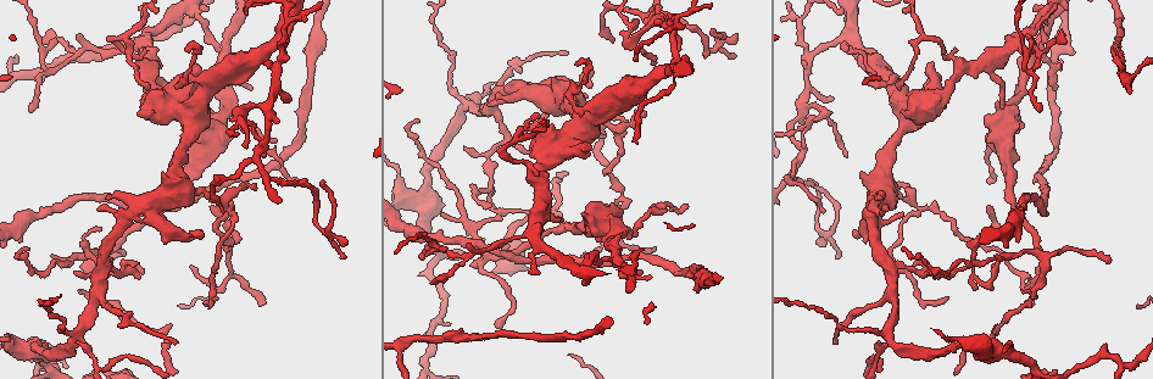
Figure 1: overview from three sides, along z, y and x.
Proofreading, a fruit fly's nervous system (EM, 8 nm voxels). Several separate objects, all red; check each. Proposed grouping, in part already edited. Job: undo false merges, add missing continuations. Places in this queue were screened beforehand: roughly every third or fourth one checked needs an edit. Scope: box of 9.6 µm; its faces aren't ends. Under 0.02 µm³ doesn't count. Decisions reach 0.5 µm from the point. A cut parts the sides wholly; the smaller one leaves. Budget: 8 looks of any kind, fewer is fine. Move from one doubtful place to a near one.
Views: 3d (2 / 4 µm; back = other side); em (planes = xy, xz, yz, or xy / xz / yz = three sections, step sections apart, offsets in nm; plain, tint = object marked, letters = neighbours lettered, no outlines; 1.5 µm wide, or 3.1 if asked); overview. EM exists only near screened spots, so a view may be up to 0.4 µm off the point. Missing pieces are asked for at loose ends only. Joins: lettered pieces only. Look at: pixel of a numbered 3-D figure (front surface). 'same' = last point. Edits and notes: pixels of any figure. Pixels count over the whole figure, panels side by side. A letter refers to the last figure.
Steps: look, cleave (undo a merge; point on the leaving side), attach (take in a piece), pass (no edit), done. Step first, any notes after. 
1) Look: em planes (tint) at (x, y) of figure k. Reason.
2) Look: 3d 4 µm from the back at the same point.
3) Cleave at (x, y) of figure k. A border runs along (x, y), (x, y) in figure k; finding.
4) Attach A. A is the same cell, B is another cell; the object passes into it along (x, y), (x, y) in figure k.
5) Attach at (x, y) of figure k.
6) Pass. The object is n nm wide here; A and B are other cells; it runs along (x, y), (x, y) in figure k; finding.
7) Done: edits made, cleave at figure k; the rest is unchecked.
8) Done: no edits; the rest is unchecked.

Look: 3d 2 µm at (1040, 48) of figure 1. Sharp bend.

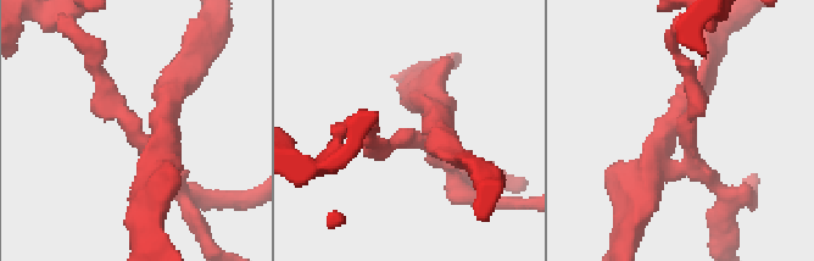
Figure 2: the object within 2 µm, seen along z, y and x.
Look: em planes (letters) at (678, 130) of figure 2. Now the EM.

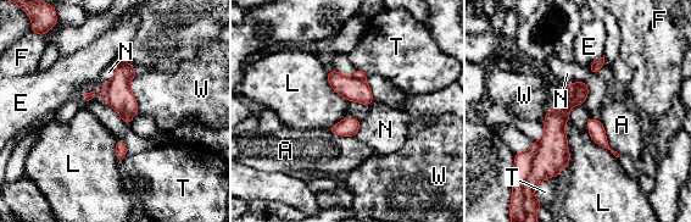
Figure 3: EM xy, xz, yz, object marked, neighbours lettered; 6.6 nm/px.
Cleave at (551, 157) of figure 3. The longest contact is with L, 320 nm; A, E, F, L, N, T and W are other cells; two neurons meet here.

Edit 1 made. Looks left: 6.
Look: overview.

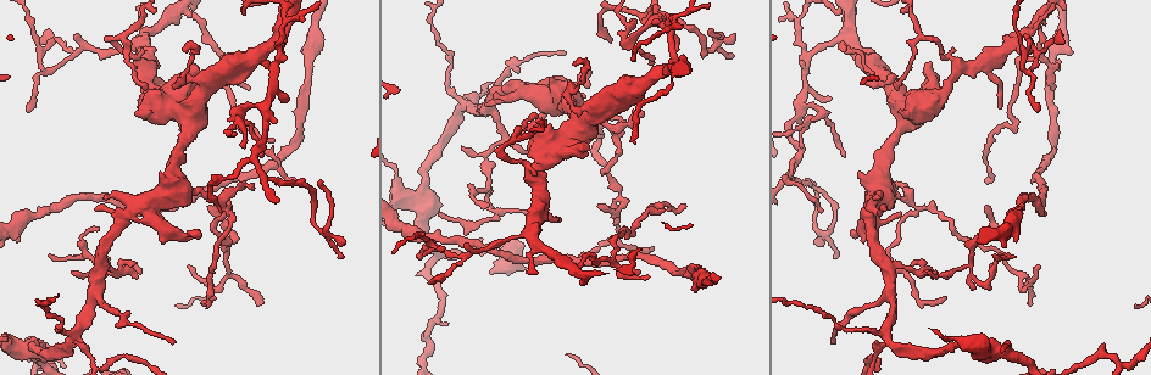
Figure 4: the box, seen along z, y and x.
Look: 3d 4 µm from the back at (485, 207) of figure 4. An open end.

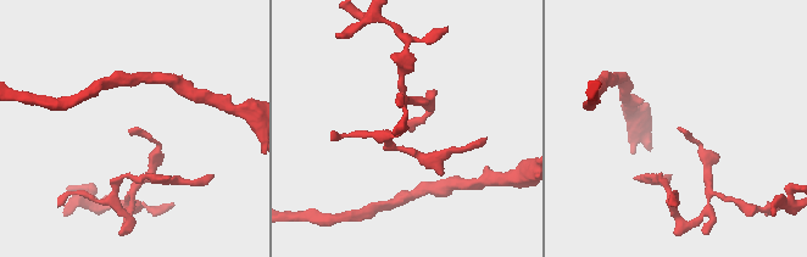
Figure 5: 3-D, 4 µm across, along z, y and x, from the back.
Look: em xz step 4 (tint) at (134, 130) of figure 5.

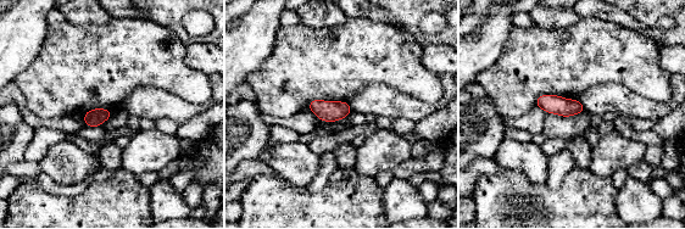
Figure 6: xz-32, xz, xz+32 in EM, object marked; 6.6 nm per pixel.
Look: em planes (letters) at the same point. Another direction.

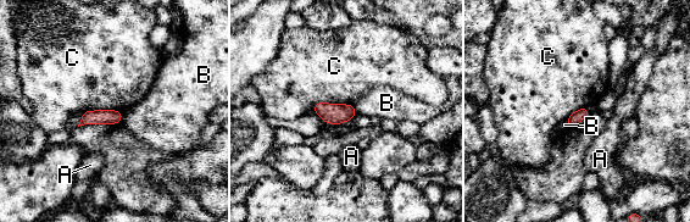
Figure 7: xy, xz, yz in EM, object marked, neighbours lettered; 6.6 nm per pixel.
Pass. A, B and C are other cells; a border runs along (351, 105), (317, 103), (312, 110) in figure 7; none of them fits.

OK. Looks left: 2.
Done: edits made, cleave at figure 3; the rest is unchecked.

